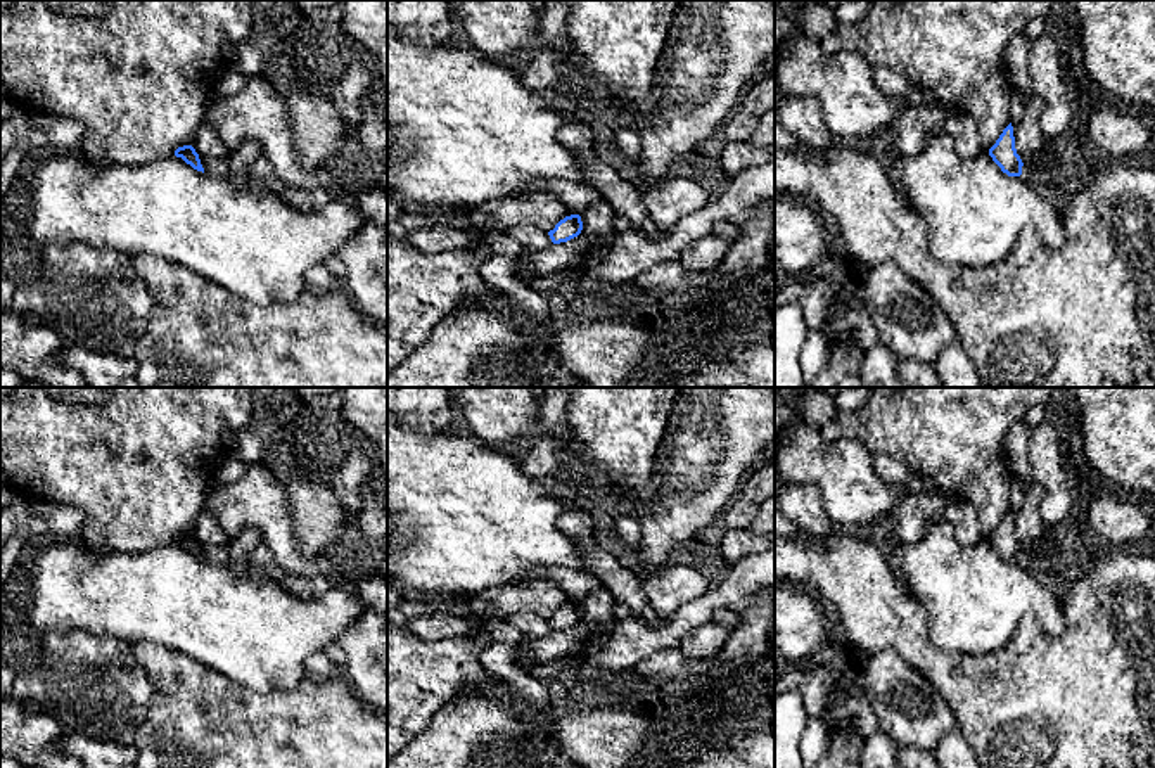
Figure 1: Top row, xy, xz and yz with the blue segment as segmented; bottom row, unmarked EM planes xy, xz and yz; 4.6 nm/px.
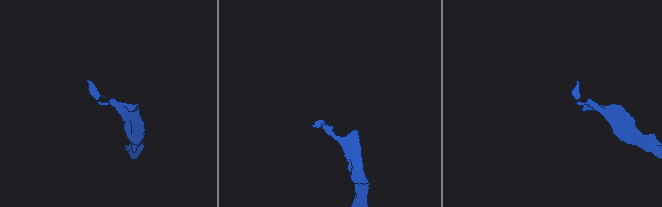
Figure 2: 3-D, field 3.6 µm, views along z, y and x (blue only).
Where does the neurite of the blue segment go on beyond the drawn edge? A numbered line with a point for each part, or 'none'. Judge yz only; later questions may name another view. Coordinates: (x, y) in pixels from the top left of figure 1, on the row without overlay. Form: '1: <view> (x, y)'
none

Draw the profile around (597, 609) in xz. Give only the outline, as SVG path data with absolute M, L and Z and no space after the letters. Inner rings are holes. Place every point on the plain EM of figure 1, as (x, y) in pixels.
M603 585L581 602L581 623L584 633L590 637L590 642L576 657L593 654L607 643L612 633L610 618L614 612L614 604L614 597Z

